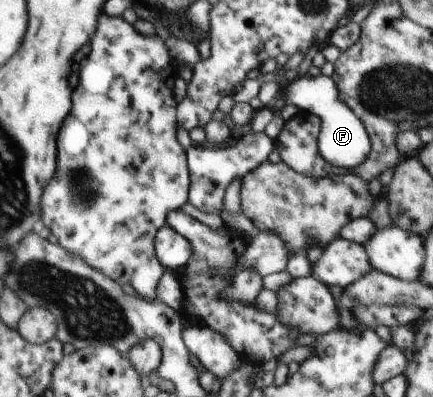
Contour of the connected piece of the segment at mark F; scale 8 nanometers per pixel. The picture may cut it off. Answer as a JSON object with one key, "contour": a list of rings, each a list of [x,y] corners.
{"contour":[[[306,75],[290,82],[286,91],[280,90],[284,104],[295,105],[308,114],[317,115],[321,123],[321,137],[318,153],[330,165],[342,171],[352,172],[369,154],[371,145],[363,123],[354,115],[354,112],[339,98],[339,91],[331,77],[312,77]]]}

